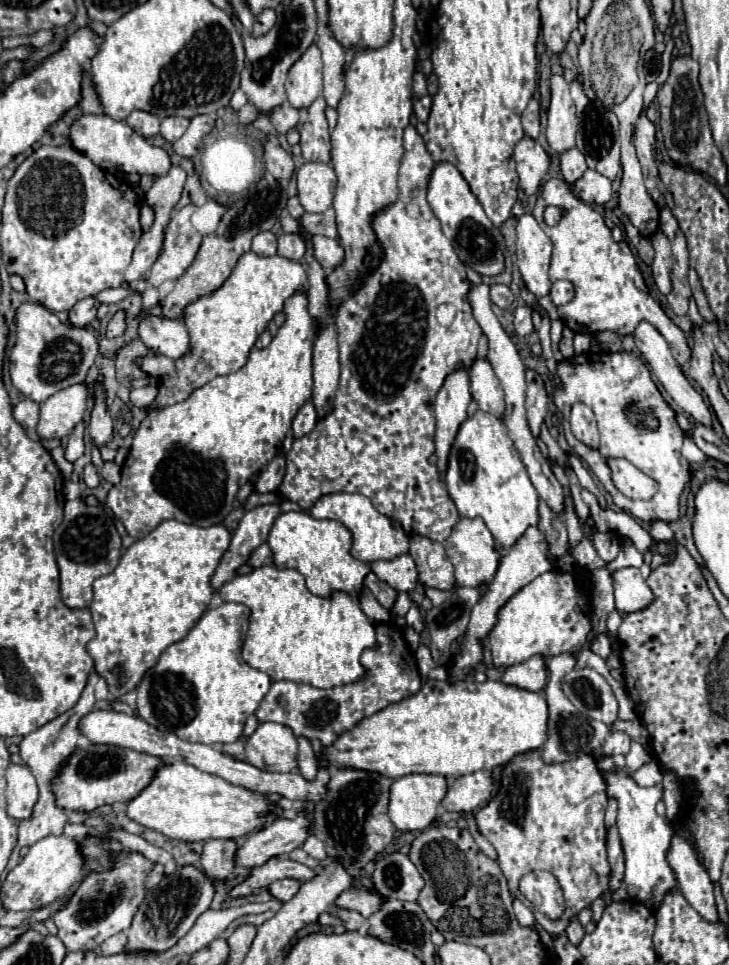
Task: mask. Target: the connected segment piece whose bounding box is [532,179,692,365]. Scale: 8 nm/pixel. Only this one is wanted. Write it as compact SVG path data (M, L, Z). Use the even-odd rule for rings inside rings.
M550 179L546 181L546 185L542 185L532 215L554 243L550 280L552 283L561 279L570 281L576 291L574 299L568 305L557 308L558 315L566 327L570 327L574 333L588 335L606 329L618 335L632 335L636 325L644 319L650 321L668 341L678 365L686 365L690 361L692 351L688 347L684 331L672 323L672 319L666 315L660 303L648 293L634 253L630 251L626 241L616 243L612 239L610 229L606 227L604 217L598 209L592 209L592 205L580 201L564 183L564 179ZM550 205L564 209L562 219L554 227L548 227L542 217L544 209Z

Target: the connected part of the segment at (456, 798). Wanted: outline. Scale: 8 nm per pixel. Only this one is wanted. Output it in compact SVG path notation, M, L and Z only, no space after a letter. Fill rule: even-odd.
M476 771L462 777L445 778L448 793L442 801L442 807L446 811L474 811L476 807L486 805L496 791L496 781L490 771Z

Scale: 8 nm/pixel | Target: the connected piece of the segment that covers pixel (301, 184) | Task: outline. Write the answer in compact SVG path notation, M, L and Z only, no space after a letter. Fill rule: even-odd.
M304 163L298 173L298 199L306 213L324 213L332 207L336 173L330 163Z

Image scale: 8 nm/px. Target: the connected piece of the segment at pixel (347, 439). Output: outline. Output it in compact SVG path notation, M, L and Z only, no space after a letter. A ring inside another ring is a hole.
M412 125L404 129L404 149L406 153L398 177L398 201L376 211L370 219L372 231L384 249L384 257L374 273L366 275L362 287L346 297L336 311L342 371L334 409L318 421L312 433L294 439L294 445L288 451L280 493L302 509L310 509L316 499L328 493L360 493L366 495L382 515L396 519L406 533L444 541L458 523L458 511L448 497L444 477L436 465L430 465L428 461L434 453L434 399L452 371L472 367L482 331L476 319L472 319L472 305L468 303L468 287L472 287L472 283L466 277L466 267L458 259L452 243L444 237L440 221L434 217L426 201L434 161L428 155L424 139ZM440 305L456 307L456 317L448 327L436 321Z

